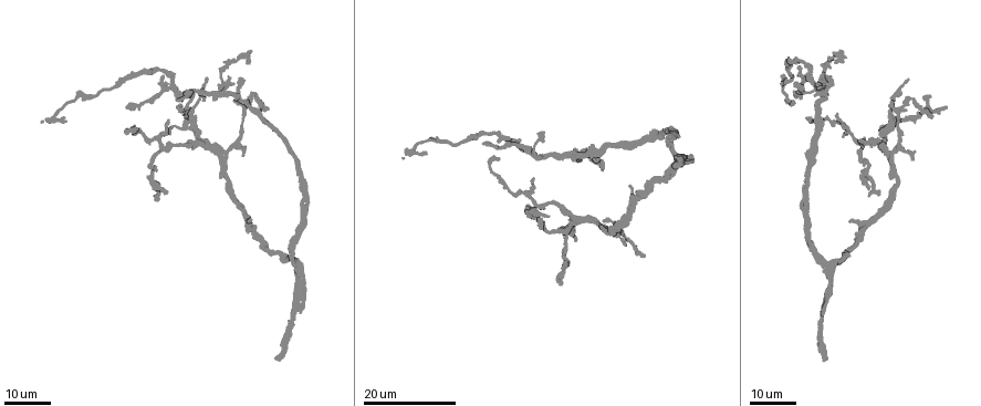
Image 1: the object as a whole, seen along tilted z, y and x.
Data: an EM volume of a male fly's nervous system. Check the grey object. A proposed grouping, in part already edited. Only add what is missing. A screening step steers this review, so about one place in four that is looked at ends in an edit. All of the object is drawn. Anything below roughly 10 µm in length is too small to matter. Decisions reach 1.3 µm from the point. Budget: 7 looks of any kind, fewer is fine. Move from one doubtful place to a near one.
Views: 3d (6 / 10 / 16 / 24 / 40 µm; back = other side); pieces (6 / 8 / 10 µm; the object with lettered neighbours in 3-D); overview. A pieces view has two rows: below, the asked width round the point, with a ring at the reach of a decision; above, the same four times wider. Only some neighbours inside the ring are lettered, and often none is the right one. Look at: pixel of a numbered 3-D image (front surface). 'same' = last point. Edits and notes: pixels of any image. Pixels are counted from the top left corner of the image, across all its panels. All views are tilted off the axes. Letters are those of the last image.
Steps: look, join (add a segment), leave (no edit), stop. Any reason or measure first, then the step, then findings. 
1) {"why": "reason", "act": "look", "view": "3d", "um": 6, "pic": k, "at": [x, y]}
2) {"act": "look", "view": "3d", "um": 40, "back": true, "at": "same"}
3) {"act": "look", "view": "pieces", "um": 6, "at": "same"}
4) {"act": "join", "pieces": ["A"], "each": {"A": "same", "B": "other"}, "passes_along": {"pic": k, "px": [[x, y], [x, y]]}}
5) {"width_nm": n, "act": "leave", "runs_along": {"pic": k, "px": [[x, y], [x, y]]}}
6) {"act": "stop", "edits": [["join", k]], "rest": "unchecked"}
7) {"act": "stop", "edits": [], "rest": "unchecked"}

{"why": "an open end", "act": "look", "view": "3d", "um": 24, "pic": 1, "at": [798, 64]}

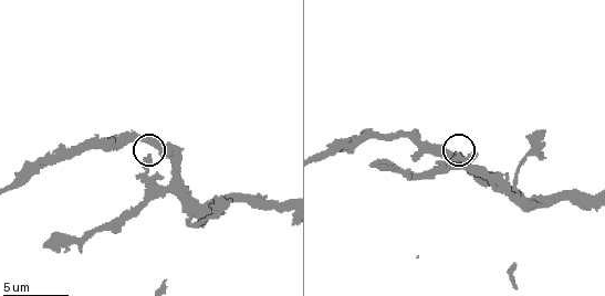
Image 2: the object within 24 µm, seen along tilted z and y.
{"act": "look", "view": "pieces", "um": 10, "pic": 2, "at": [149, 155]}

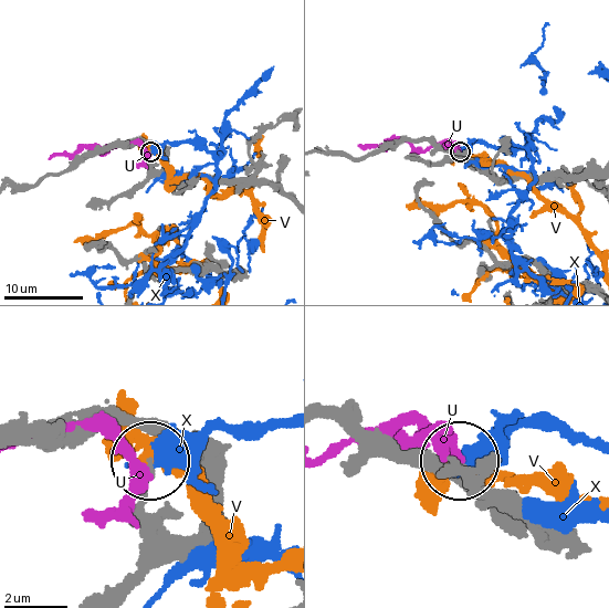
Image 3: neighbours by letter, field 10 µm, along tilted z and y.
{"act": "leave", "each": {"U": "other", "V": "other", "X": "other"}, "found": "none of them fits"}

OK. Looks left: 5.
{"why": "branch stops here", "act": "look", "view": "pieces", "um": 8, "pic": 2, "at": [543, 131]}

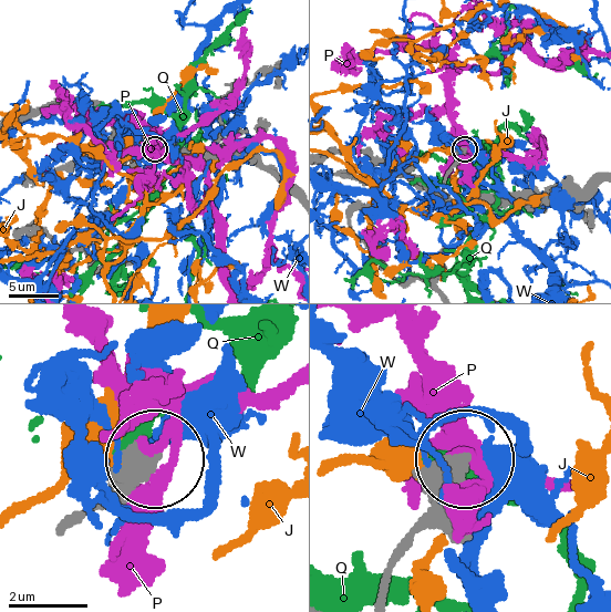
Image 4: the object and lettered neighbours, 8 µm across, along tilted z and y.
{"act": "leave", "each": {"J": "other", "P": "other", "Q": "other", "W": "other"}, "runs_along": {"pic": 4, "px": [[65, 526], [149, 457]]}, "found": "no lettered segment goes on from it"}

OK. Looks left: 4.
{"why": "an open end", "act": "look", "view": "3d", "um": 24, "pic": 1, "at": [816, 84]}

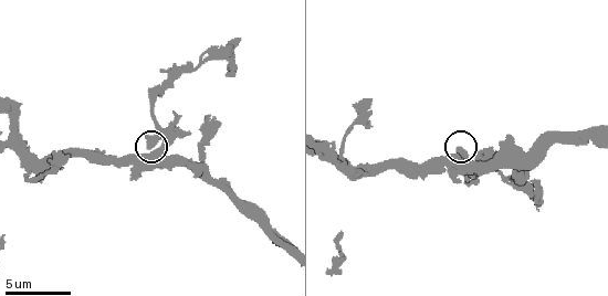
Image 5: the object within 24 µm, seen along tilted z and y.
{"act": "look", "view": "pieces", "um": 8, "pic": 5, "at": [458, 150]}

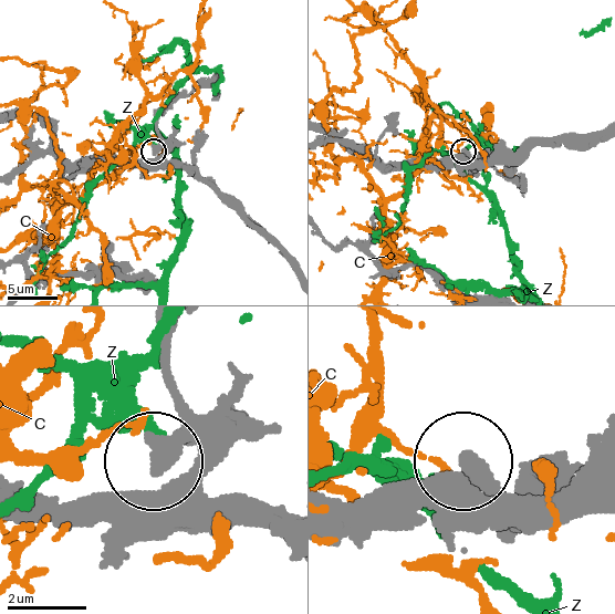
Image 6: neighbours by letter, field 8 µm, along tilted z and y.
{"width_nm": 390, "act": "leave", "each": {"C": "other", "Z": "other"}, "found": "no lettered segment goes on from it"}

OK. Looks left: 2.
{"act": "stop", "edits": [], "rest": "unchecked"}

